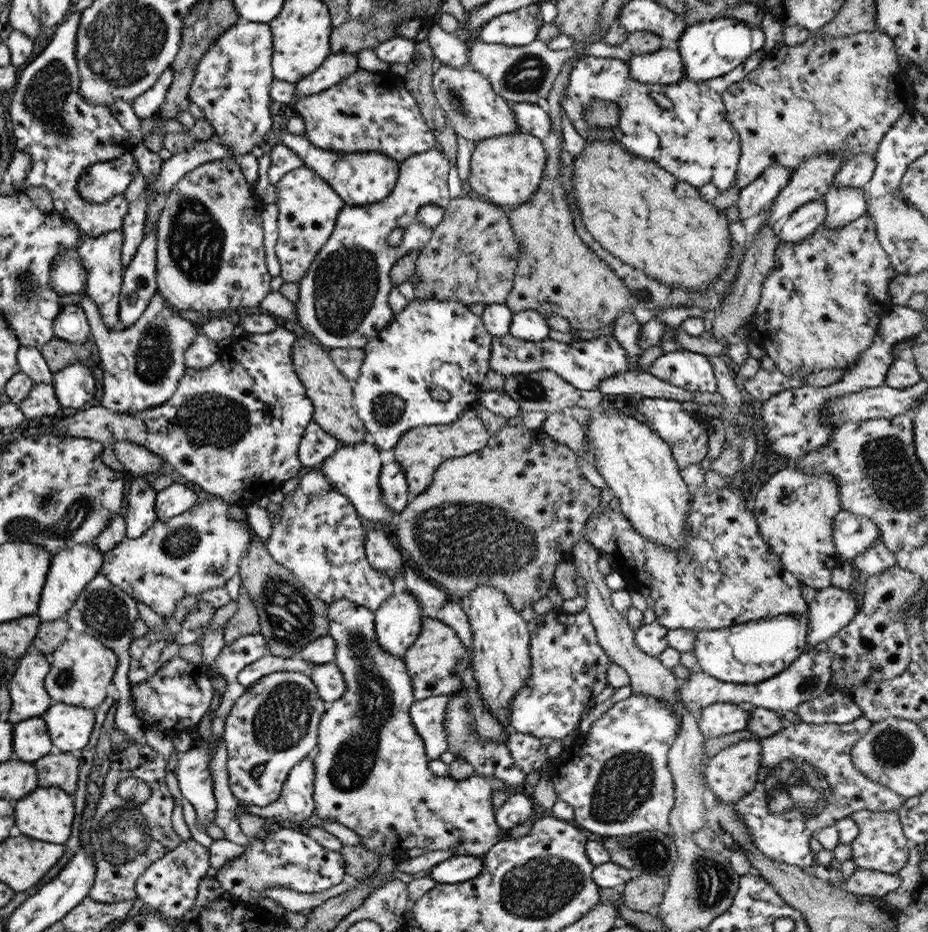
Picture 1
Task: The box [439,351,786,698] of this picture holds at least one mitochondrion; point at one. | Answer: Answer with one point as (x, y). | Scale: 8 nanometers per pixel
(532, 389)

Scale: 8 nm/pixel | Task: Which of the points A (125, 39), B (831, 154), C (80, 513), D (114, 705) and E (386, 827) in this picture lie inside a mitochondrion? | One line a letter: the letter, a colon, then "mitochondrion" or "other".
A: mitochondrion
B: other
C: mitochondrion
D: other
E: other

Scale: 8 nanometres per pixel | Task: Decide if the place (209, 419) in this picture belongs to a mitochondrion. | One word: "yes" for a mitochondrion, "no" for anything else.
yes

